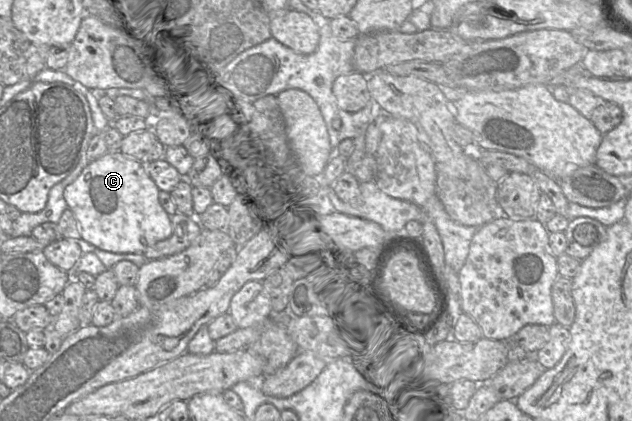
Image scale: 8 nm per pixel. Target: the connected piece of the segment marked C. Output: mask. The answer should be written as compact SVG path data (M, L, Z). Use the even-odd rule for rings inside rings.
M107 152L89 163L64 190L64 199L80 227L81 238L98 249L114 253L144 253L172 235L171 216L159 201L160 190L146 171L146 165L120 152Z

